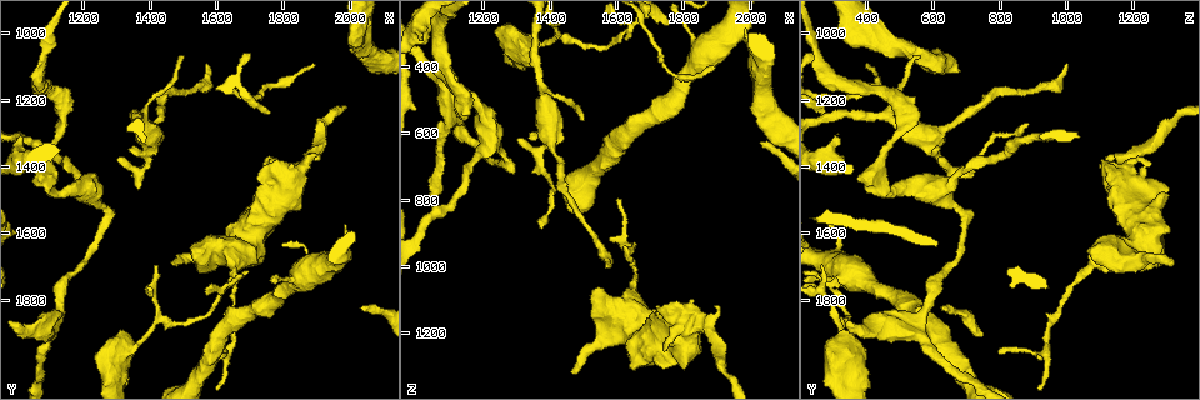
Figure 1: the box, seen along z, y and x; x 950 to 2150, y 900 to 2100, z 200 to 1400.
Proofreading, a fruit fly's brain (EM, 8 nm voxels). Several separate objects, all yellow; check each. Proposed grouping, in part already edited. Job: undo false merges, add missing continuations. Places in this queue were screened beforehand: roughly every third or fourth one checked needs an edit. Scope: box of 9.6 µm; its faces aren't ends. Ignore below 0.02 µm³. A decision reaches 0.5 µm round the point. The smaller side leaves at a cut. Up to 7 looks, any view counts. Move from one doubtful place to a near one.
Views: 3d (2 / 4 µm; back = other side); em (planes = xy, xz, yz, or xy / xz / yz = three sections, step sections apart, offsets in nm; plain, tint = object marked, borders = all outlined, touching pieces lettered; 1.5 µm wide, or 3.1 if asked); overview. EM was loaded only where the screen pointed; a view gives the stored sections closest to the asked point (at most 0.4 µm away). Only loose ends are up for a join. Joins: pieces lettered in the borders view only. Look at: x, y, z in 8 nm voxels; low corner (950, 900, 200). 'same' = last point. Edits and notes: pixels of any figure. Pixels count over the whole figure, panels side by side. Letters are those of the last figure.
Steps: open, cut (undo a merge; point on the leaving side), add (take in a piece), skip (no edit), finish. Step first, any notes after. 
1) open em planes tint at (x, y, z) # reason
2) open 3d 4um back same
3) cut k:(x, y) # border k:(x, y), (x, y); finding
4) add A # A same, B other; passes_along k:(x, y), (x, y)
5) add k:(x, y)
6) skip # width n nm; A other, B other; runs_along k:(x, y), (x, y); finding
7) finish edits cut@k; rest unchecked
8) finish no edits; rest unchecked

open 3d 2um at (1590, 1960, 800) # free end

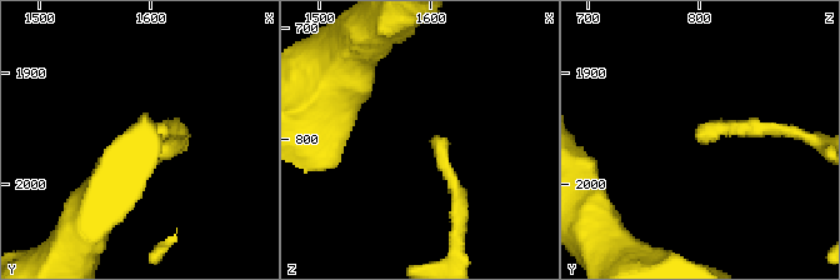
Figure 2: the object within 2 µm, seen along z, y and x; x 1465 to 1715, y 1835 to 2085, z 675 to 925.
open em planes borders at (1600, 1958, 796)

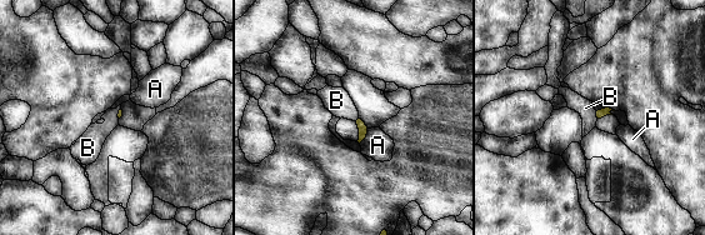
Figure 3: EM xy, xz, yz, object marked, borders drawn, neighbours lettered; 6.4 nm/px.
skip # A other, B other; border 3:(595, 111), (598, 118); none of them fits

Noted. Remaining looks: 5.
open em planes borders at (1430, 1860, 310) # three-way junction

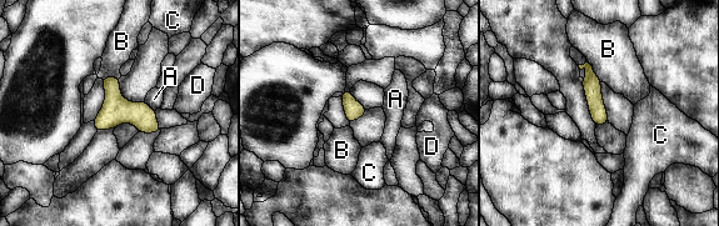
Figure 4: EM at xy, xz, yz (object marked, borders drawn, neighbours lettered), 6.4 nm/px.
skip # A other, B other, C other, D other; border 4:(588, 61), (600, 81); continuous, no second neuron

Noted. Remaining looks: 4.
open em planes borders at (1980, 1570, 290) # an open end

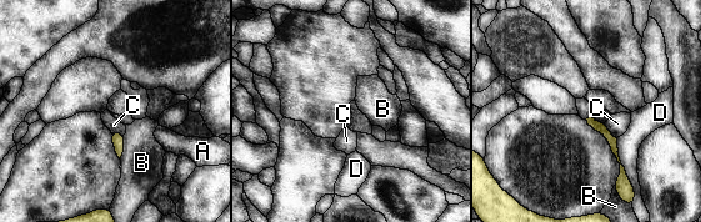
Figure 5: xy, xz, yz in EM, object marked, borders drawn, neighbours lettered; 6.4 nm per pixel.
skip # longest_contact D 340 nm; A other, B other, C other, D other; none of them fits

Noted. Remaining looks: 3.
finish no edits; rest unchecked

